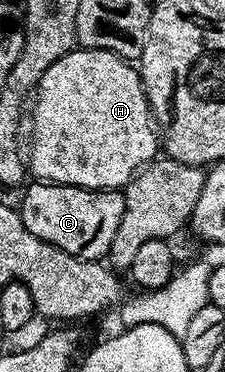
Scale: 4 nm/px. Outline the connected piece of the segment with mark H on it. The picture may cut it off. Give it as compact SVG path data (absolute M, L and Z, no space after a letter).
M76 47L65 54L45 75L41 75L29 105L31 150L26 150L25 165L36 182L76 185L82 189L119 191L131 182L144 165L157 157L157 129L139 78L138 68L116 53Z

